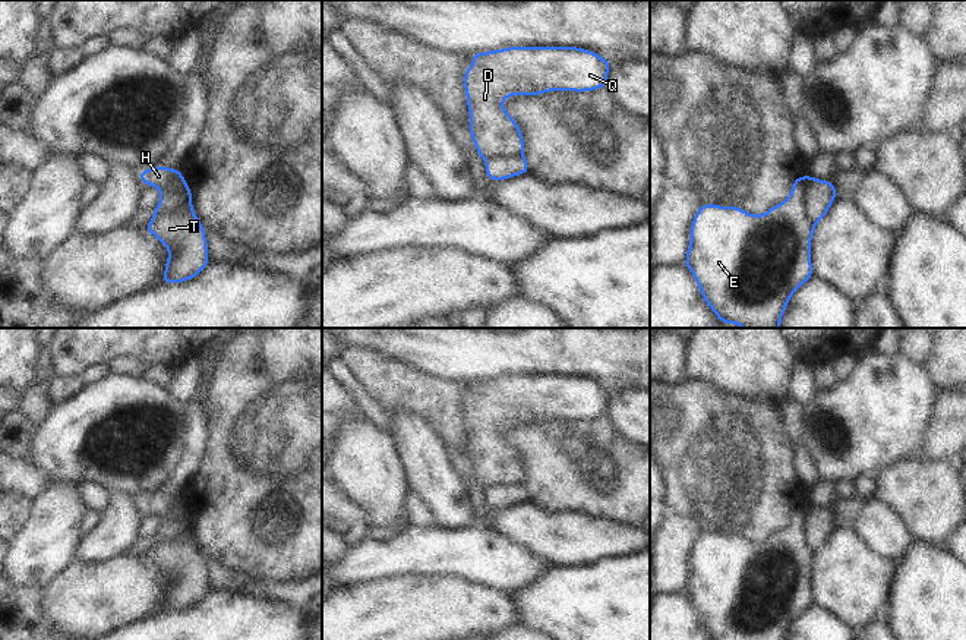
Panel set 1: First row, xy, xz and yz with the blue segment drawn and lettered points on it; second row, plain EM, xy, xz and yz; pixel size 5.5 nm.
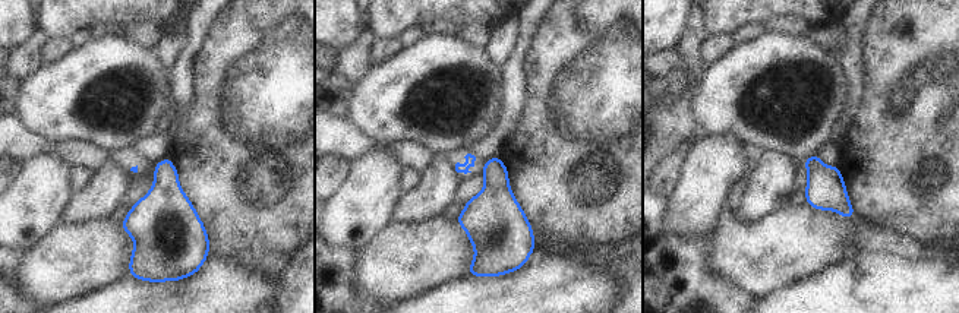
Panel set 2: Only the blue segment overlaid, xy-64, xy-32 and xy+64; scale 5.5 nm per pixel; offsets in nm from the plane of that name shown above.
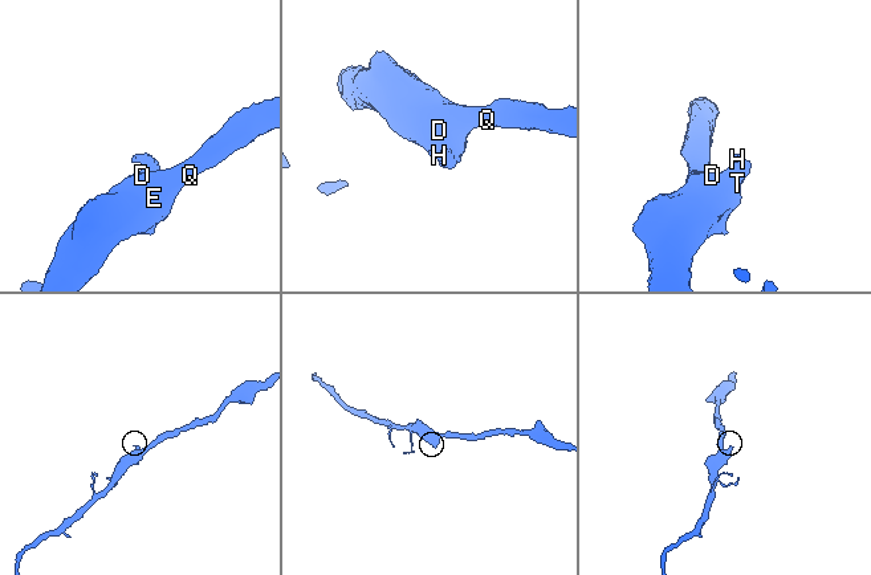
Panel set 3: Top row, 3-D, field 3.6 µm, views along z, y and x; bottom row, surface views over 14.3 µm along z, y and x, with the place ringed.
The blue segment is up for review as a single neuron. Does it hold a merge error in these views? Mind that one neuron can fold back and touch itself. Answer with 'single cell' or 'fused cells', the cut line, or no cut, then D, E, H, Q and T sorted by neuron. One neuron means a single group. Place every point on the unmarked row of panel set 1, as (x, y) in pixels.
fused cells; cut in yz along (808, 504), (805, 542), (815, 551); D E Q T / H

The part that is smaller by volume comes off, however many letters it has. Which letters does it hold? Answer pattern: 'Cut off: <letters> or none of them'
Cut off: H

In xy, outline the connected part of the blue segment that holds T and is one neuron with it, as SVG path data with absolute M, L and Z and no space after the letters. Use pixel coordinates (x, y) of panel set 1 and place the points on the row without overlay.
M152 537L154 545L145 558L154 562L168 578L162 612L184 611L195 606L211 590L205 557L195 539Z

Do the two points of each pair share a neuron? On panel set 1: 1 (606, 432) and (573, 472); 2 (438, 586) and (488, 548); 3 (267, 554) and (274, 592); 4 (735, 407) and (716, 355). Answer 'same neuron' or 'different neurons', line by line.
1: same neuron
2: different neurons
3: different neurons
4: different neurons

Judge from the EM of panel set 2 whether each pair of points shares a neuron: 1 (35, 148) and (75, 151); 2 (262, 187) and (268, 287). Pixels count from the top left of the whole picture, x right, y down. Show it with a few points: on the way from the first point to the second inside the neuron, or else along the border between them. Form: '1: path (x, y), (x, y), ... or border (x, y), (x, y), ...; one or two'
1: path (46, 148), (65, 149); one
2: border (236, 262), (256, 268), (275, 280); two

